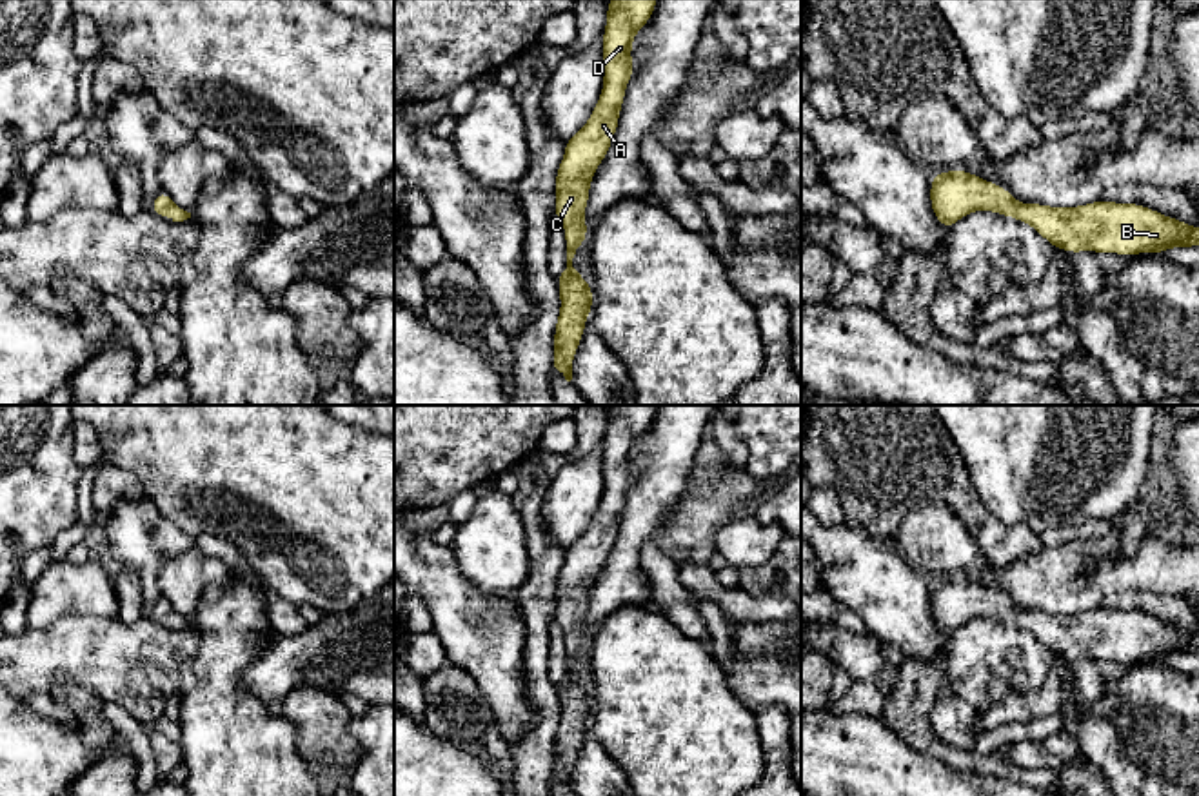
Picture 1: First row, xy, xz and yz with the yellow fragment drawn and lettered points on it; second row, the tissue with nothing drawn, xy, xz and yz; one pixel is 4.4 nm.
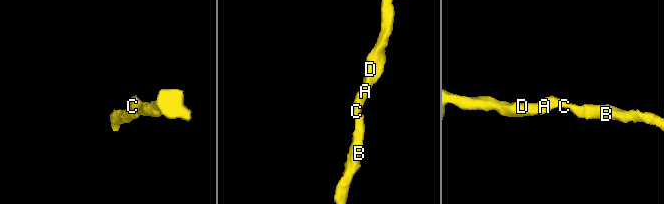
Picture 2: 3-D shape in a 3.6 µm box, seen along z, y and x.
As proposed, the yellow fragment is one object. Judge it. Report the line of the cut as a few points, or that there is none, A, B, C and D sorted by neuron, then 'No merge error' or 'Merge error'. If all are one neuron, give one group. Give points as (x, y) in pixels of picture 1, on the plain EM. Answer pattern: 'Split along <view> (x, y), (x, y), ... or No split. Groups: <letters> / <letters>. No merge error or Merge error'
No split. Groups: A B C D. No merge error

